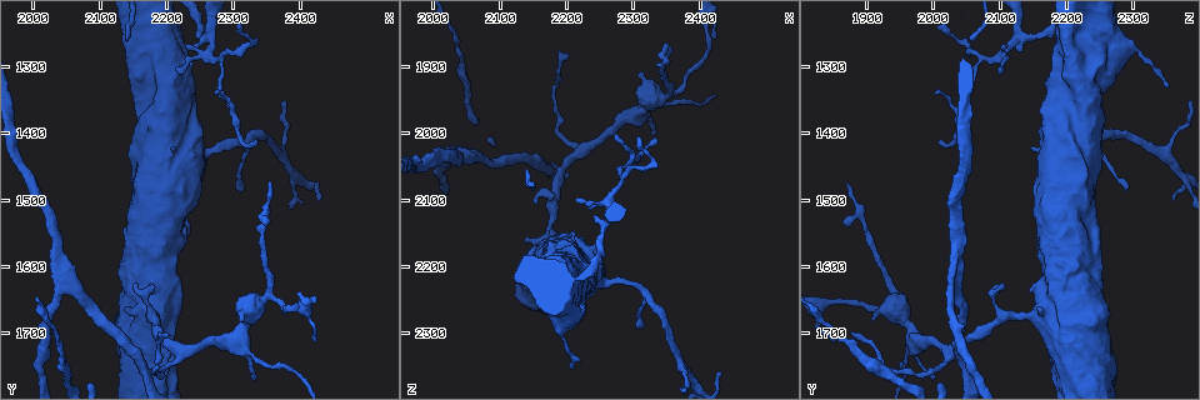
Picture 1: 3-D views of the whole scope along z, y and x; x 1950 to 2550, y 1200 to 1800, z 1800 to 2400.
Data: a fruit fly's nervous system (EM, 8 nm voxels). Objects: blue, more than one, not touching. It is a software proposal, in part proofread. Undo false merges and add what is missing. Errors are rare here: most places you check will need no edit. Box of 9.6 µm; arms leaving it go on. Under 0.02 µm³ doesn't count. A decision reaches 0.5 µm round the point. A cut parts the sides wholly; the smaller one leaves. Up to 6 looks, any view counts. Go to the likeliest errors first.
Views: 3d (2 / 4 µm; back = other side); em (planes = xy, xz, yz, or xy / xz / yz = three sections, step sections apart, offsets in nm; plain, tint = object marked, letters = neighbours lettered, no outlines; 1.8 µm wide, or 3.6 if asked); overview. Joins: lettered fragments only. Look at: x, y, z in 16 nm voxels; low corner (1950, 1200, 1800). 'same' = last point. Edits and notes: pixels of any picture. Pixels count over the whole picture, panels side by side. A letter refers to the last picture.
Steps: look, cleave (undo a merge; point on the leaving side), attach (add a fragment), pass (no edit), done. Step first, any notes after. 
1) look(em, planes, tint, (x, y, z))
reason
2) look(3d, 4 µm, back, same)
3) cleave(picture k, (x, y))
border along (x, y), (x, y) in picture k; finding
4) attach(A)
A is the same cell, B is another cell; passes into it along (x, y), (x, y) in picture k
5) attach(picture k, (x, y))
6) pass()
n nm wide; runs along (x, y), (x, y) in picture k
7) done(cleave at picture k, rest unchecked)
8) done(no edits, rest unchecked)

look(3d, 4 µm, (2355, 1645, 1945))

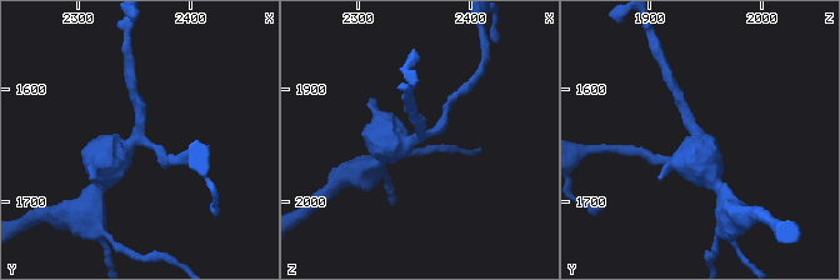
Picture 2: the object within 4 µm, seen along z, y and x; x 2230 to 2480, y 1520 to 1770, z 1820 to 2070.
look(em, yz, step 16, letters, (2352, 1644, 1942))
3 arms; shape alone is not enough

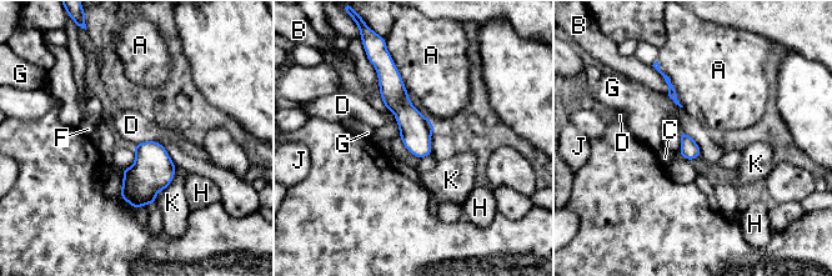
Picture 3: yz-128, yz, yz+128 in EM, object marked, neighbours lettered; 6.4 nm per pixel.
pass()
A, B, C, D, F, G, H, J and K are other cells; runs along (387, 70), (395, 99), (425, 152) in picture 3; continuous, no second neuron

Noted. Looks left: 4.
look(3d, 4 µm, (2155, 1630, 2110))
an open end

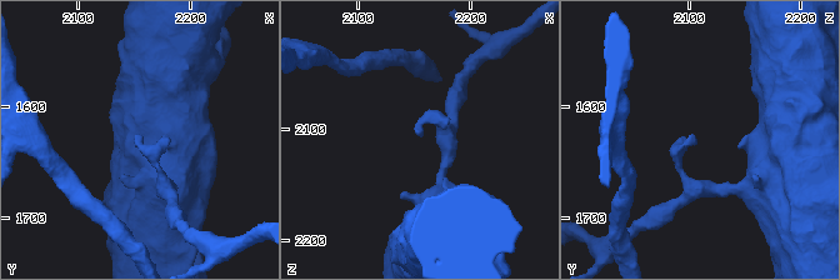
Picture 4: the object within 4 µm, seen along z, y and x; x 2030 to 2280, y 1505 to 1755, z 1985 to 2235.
look(em, planes, tint, (2156, 1632, 2108))

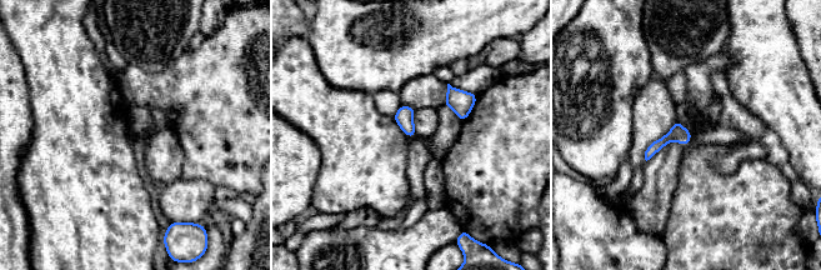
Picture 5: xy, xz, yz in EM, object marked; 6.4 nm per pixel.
look(em, planes, letters, same)

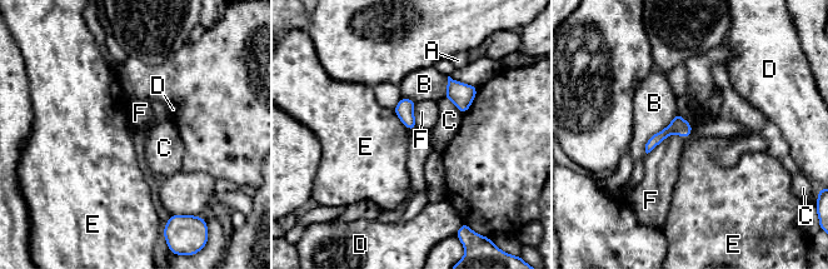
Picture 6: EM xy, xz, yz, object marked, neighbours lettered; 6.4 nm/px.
pass()
110 nm wide; A, B, C, D, E and F are other cells; runs along (688, 128), (672, 128), (648, 148) in picture 6; none of them fits

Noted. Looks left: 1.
done(no edits, rest unchecked)

